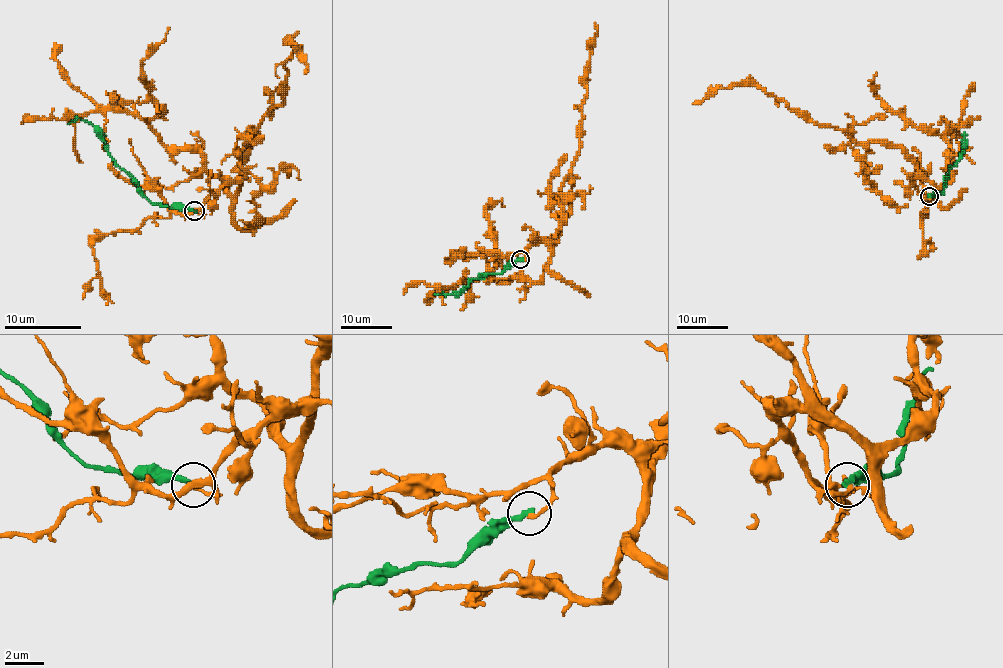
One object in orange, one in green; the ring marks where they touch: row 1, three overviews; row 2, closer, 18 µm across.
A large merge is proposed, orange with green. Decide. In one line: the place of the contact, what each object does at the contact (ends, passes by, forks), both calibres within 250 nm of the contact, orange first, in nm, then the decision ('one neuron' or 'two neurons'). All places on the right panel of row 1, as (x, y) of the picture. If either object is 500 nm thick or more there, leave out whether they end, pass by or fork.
place (929, 196); orange ends; green ends; calibres 190 and 280 nm; two neurons

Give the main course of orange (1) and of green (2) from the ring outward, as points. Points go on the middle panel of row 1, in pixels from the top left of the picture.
1: (521, 260), (532, 244), (545, 242), (552, 248), (559, 230), (562, 208), (557, 200), (580, 147), (594, 22)
2: (521, 260), (513, 261), (501, 273), (480, 274), (460, 293), (435, 295)

